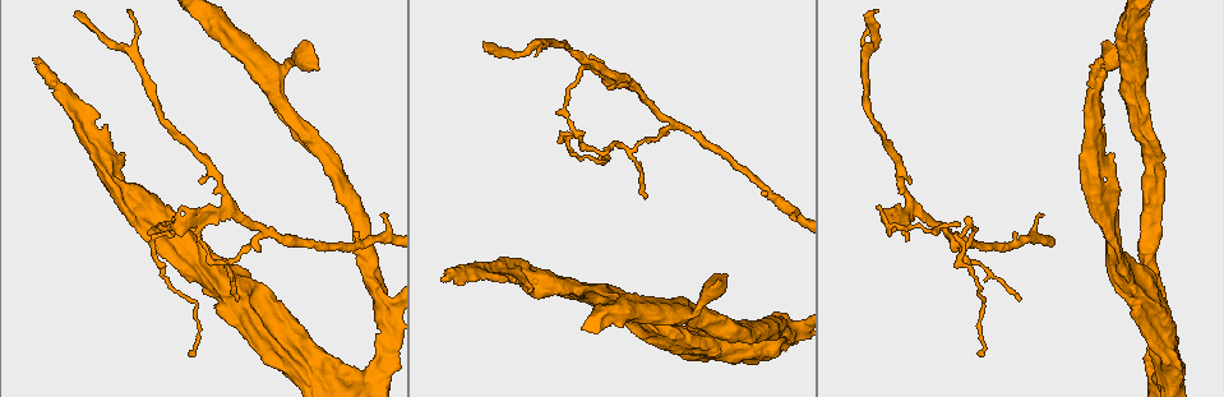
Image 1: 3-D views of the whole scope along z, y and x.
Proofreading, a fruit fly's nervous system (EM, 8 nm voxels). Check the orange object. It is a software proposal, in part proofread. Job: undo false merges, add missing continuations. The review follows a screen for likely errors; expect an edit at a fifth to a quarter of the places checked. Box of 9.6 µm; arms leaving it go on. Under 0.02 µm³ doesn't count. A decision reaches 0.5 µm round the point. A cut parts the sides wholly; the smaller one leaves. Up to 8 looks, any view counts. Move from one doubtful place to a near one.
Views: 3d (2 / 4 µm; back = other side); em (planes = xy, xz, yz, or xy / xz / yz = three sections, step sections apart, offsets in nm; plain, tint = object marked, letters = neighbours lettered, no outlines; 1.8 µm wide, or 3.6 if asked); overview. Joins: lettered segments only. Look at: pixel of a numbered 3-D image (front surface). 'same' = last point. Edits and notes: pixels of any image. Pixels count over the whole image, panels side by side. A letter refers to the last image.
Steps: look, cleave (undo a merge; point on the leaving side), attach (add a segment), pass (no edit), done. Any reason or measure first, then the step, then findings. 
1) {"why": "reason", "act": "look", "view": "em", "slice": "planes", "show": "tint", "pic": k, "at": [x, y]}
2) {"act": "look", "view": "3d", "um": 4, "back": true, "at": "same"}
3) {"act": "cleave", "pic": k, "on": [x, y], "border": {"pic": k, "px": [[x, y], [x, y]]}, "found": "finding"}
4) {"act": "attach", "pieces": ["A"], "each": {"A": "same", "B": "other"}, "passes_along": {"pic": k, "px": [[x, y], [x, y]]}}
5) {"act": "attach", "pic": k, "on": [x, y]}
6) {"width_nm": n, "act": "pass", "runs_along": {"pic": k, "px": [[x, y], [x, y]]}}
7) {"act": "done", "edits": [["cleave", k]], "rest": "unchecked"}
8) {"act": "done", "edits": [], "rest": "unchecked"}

{"why": "side arm on a straight run", "act": "look", "view": "em", "slice": "xy", "step": 4, "show": "letters", "pic": 1, "at": [684, 313]}

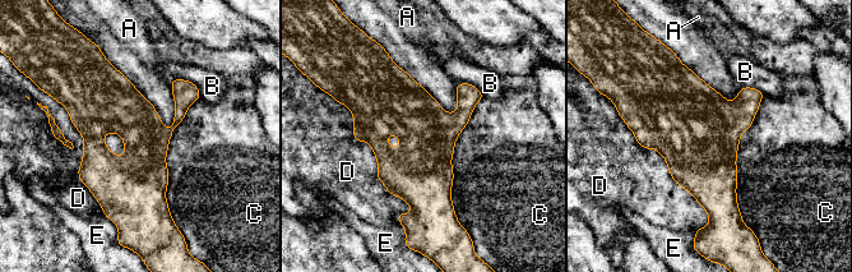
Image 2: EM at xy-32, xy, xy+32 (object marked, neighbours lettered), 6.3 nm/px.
{"longest_contact_nm": ["C", 800], "act": "pass", "each": {"A": "other", "B": "other", "C": "other", "D": "other", "E": "other"}, "border": {"pic": 2, "px": [[764, 95], [737, 150], [741, 216]]}, "found": "continuous, no second neuron"}

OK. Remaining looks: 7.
{"why": "closes a loop", "act": "look", "view": "3d", "um": 4, "pic": 1, "at": [582, 141]}

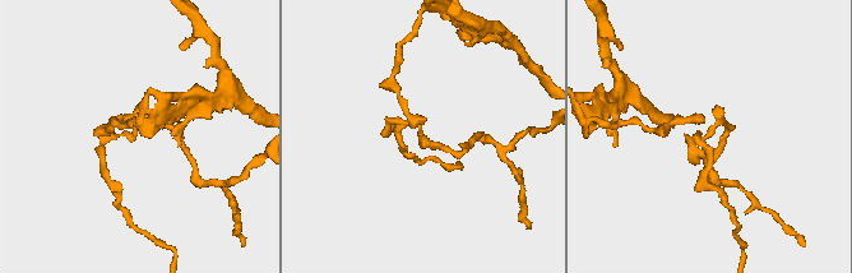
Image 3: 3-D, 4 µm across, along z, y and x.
{"why": "need the tissue", "act": "look", "view": "em", "slice": "planes", "show": "tint", "pic": 3, "at": [419, 132]}

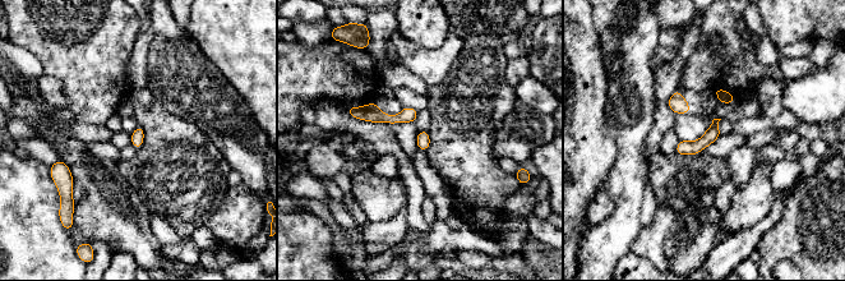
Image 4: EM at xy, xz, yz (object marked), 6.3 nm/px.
{"why": "see the neighbours", "act": "look", "view": "em", "slice": "planes", "show": "letters", "at": "same"}

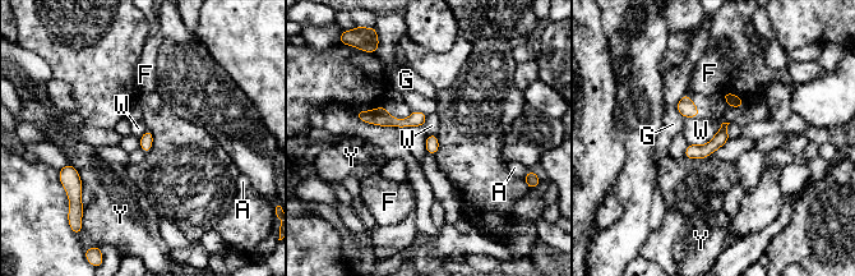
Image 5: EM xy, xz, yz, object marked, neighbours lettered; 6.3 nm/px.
{"act": "pass", "each": {"A": "other", "F": "other", "G": "other", "W": "other", "Y": "other"}, "runs_along": {"pic": 5, "px": [[724, 127], [707, 150], [688, 155]]}, "found": "all the same neuron"}

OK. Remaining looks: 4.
{"why": "thin end", "act": "look", "view": "em", "slice": "planes", "show": "plain", "pic": 1, "at": [863, 14]}

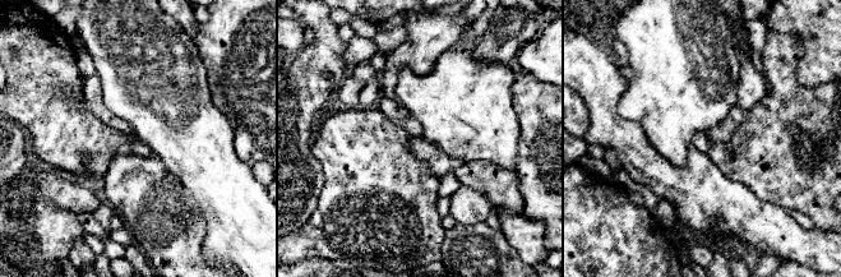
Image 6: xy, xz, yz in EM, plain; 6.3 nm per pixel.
{"act": "look", "view": "em", "slice": "planes", "show": "letters", "at": "same"}

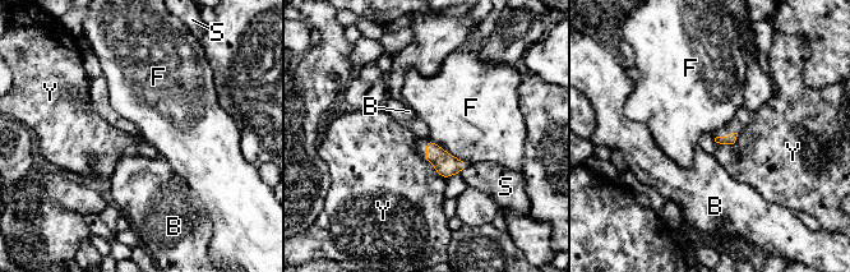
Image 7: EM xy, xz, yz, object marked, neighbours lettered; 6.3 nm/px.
{"act": "pass", "each": {"B": "other", "F": "other", "S": "other", "Y": "other"}, "border": {"pic": 7, "px": [[429, 138], [469, 164]]}, "found": "none of them fits"}

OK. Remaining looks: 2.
{"act": "done", "edits": [], "rest": "unchecked"}

